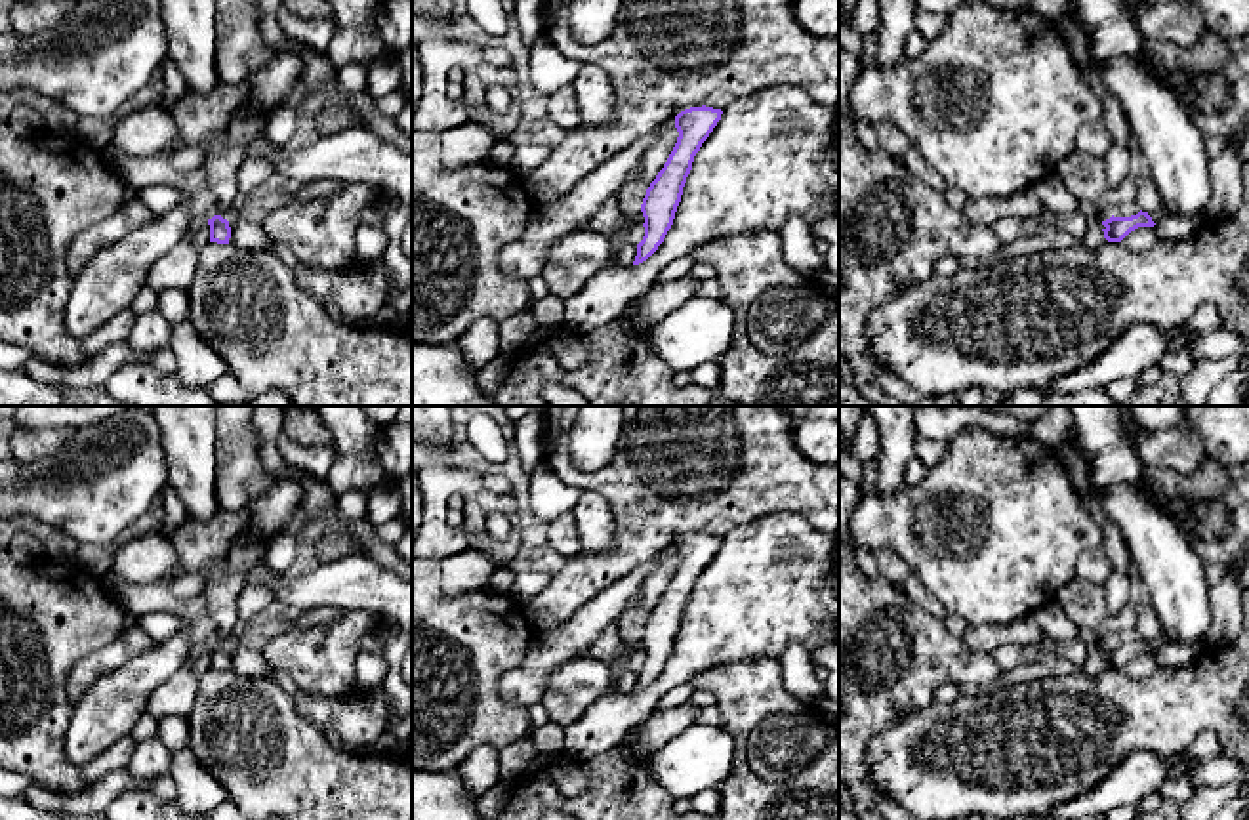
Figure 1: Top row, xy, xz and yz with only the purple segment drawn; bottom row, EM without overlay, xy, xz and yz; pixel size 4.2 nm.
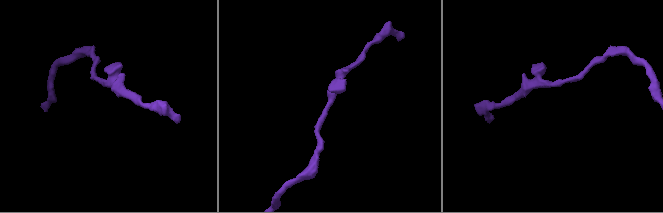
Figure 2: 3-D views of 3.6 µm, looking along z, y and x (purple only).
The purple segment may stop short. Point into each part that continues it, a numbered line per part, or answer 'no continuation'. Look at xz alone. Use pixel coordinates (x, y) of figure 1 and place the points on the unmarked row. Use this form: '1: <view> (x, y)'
no continuation

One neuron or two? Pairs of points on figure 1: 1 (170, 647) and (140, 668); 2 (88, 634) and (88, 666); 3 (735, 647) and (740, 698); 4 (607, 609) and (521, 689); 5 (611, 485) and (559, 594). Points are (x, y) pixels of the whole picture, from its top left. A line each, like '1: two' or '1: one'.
1: one
2: two
3: two
4: one
5: one

